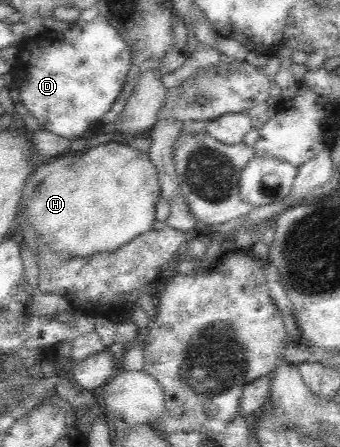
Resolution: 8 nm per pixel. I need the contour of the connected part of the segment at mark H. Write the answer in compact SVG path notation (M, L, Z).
M109 141L100 146L90 147L88 152L83 154L72 154L72 156L60 156L50 159L48 162L39 164L39 168L32 172L32 176L26 180L22 198L20 200L20 208L18 209L18 218L20 224L26 222L34 229L37 240L42 239L48 248L52 249L56 255L63 256L64 258L71 257L88 257L96 255L98 252L105 252L106 250L117 250L120 246L127 244L130 240L142 236L144 233L152 230L152 224L156 220L156 204L161 198L161 187L158 169L152 162L151 156L147 152L141 152L132 145L120 144L120 142Z

